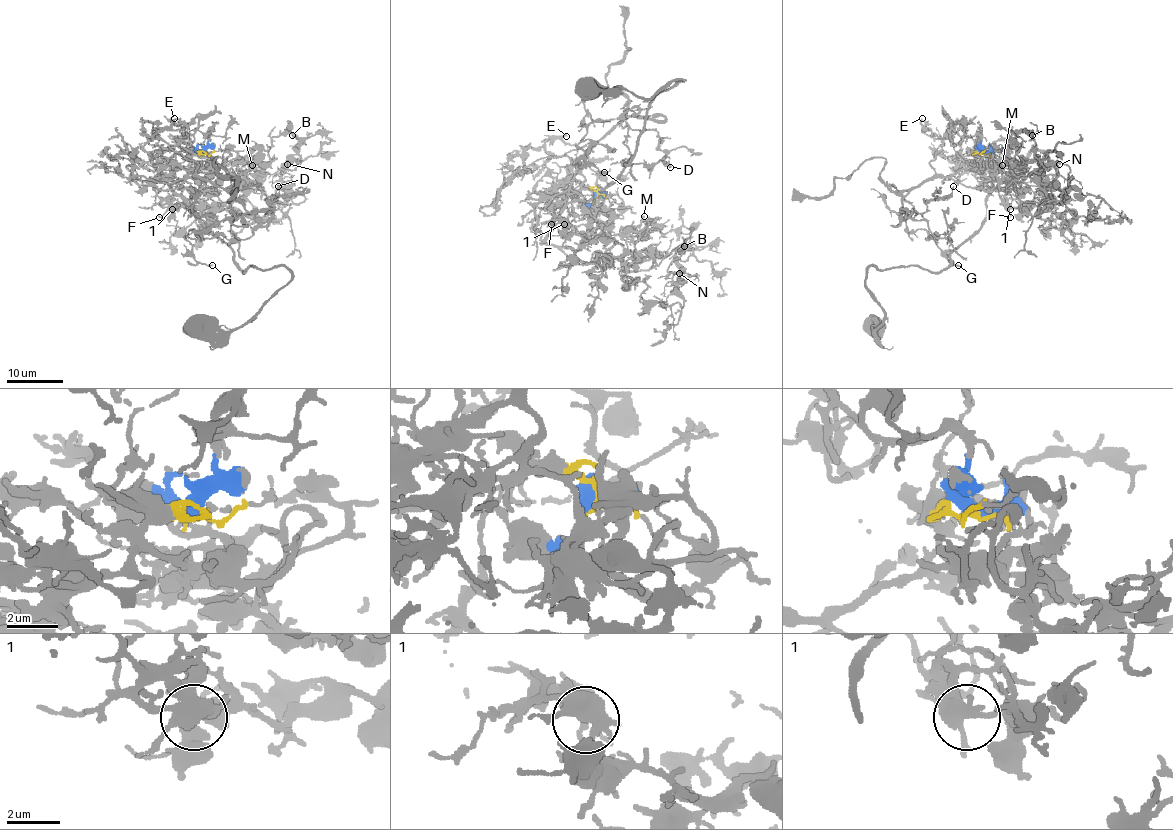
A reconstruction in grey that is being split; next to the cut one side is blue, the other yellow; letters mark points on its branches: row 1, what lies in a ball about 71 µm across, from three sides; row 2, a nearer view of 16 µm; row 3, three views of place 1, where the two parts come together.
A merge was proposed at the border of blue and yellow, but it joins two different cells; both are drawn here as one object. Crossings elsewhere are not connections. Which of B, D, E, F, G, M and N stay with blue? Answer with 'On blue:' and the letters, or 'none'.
On blue: B, F, M, N

